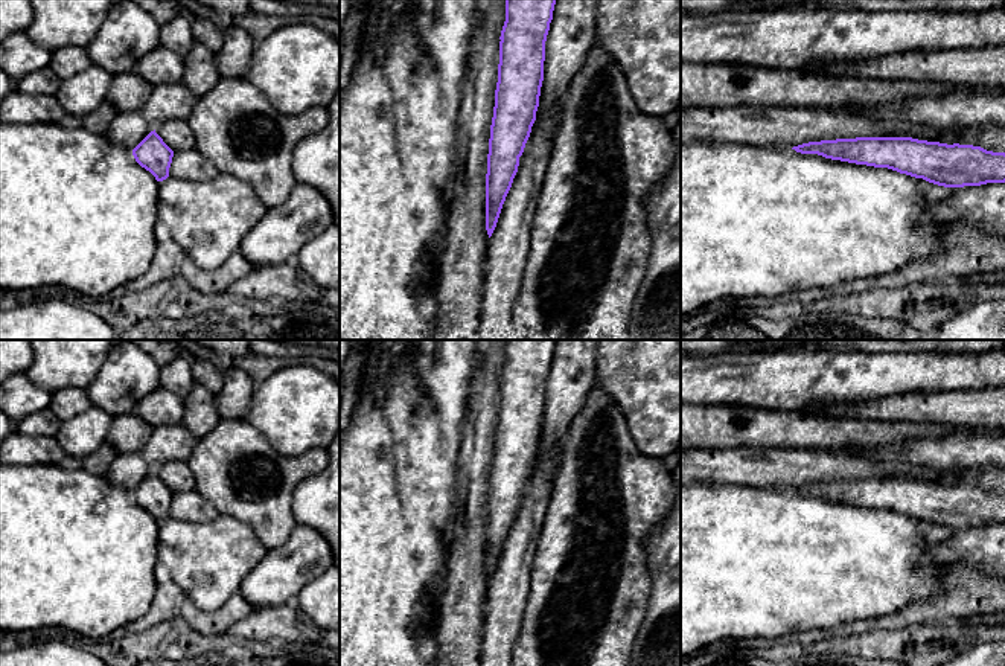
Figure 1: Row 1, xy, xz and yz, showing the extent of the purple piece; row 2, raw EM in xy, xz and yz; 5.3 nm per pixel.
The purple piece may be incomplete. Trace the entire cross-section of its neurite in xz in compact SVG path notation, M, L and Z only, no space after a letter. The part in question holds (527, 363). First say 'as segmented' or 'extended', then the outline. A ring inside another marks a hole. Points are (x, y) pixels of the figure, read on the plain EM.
as segmented; M506 340L486 515L486 572L489 579L496 568L502 546L518 514L519 498L536 462L544 422L545 383L554 346L556 340Z

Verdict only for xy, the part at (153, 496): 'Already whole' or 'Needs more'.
Already whole

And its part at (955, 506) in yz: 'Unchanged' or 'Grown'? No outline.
Unchanged

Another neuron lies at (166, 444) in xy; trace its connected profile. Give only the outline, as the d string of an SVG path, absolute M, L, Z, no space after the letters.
M183 424L161 425L154 428L140 454L152 468L169 462L187 462L196 442Z

